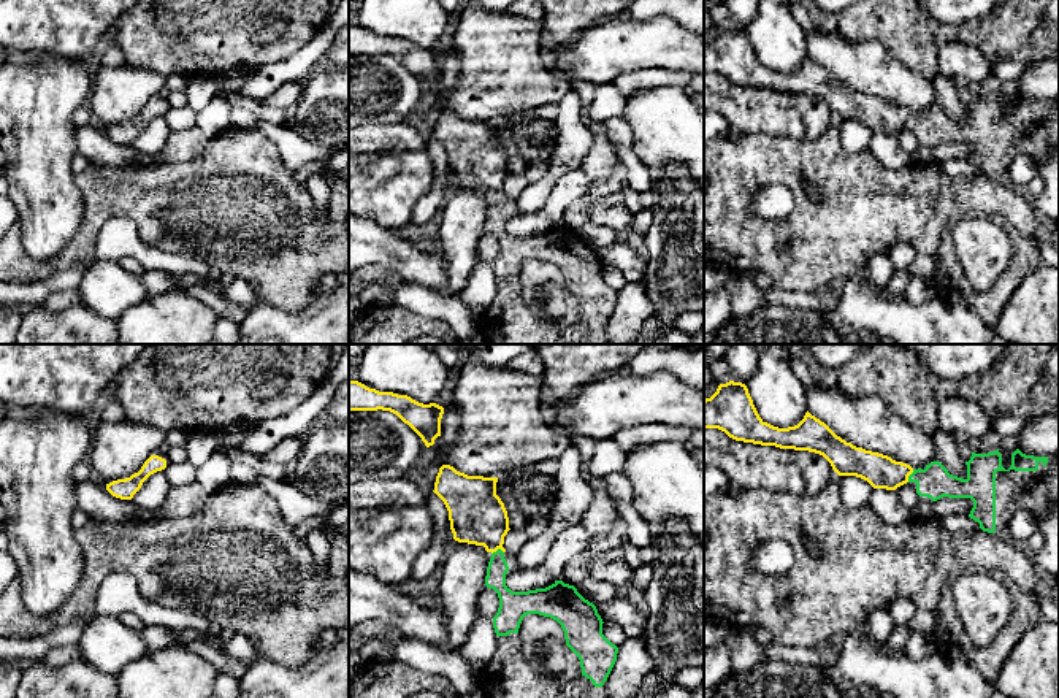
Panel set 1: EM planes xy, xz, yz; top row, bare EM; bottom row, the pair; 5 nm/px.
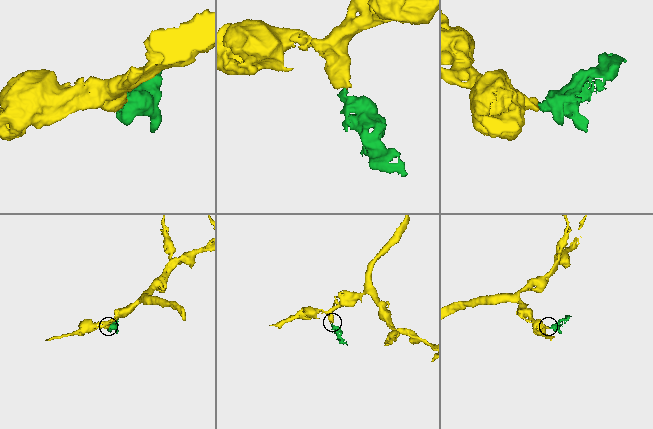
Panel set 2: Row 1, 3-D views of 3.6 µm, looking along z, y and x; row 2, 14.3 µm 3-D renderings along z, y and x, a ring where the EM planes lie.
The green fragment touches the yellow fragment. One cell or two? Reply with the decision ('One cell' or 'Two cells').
One cell

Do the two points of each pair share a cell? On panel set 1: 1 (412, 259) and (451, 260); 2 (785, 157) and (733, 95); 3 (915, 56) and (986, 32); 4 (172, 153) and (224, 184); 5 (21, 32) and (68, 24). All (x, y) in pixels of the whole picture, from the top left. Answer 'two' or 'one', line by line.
1: two
2: two
3: one
4: two
5: one

